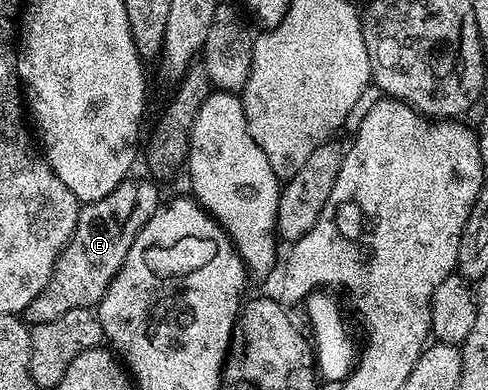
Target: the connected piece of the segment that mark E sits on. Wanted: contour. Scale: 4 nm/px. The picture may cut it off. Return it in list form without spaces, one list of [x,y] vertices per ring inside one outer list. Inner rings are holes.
[[[128,178],[121,181],[112,192],[105,194],[105,198],[80,207],[71,241],[61,250],[51,275],[51,281],[47,283],[45,290],[41,290],[41,294],[37,294],[37,298],[33,298],[33,302],[29,302],[25,316],[32,325],[41,322],[53,322],[53,318],[61,318],[61,314],[69,314],[69,310],[91,308],[98,305],[99,299],[103,297],[105,290],[121,270],[137,234],[143,229],[145,222],[156,212],[161,203],[159,188],[153,181],[135,179]]]

